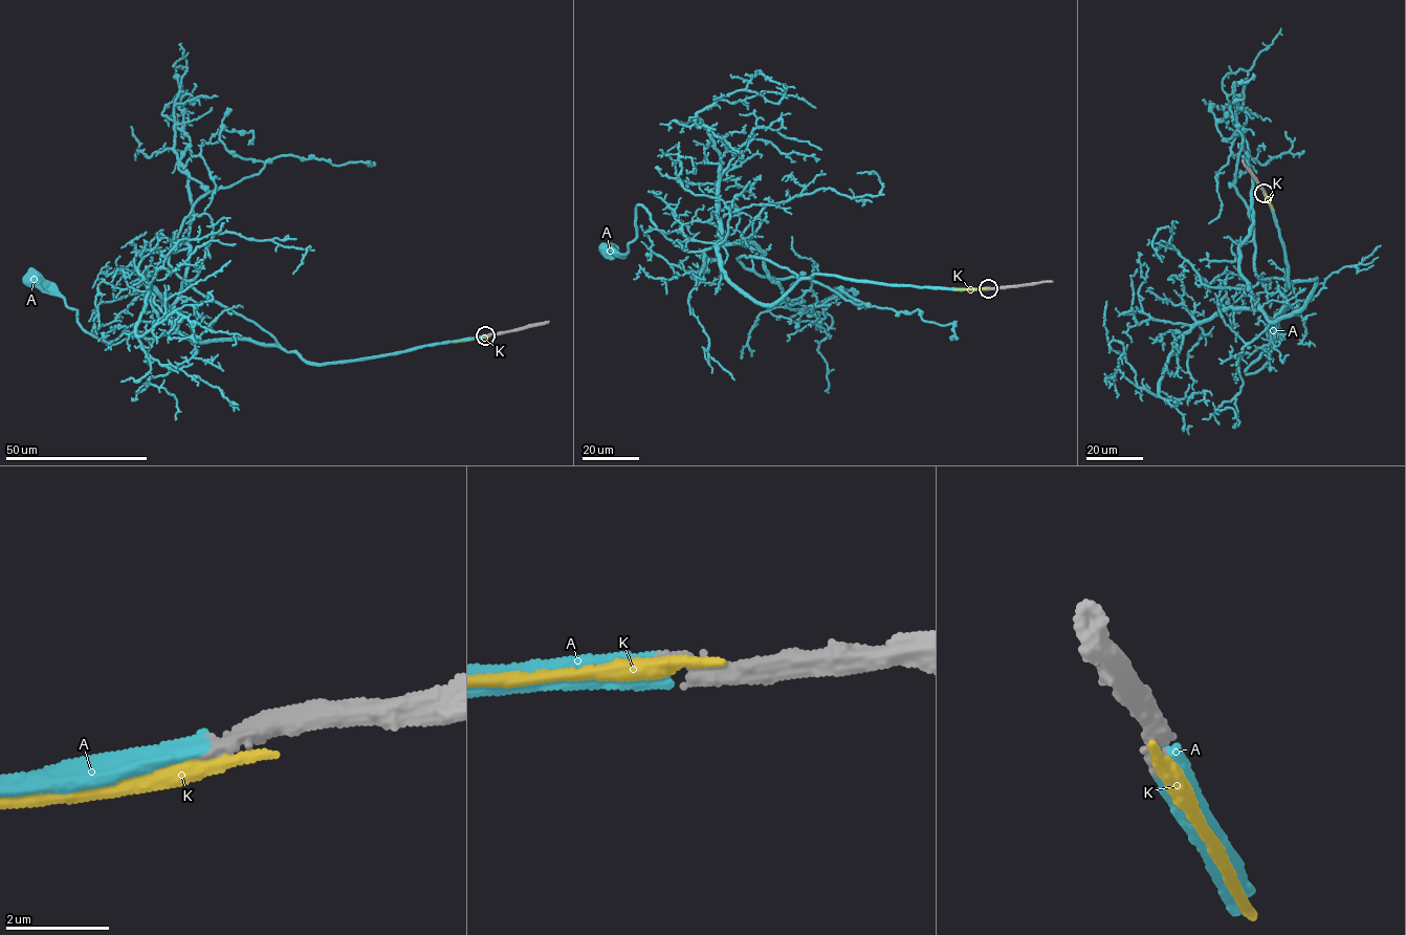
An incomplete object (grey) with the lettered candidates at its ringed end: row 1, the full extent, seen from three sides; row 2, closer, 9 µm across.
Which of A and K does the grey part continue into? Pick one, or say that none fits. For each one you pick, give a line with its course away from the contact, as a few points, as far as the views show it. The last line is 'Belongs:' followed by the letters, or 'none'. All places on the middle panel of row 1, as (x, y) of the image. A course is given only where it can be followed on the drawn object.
A: via (988, 288), (815, 274), (762, 305), (725, 277), (717, 247), (687, 252), (640, 204), (629, 248), (608, 247)
Belongs: A

